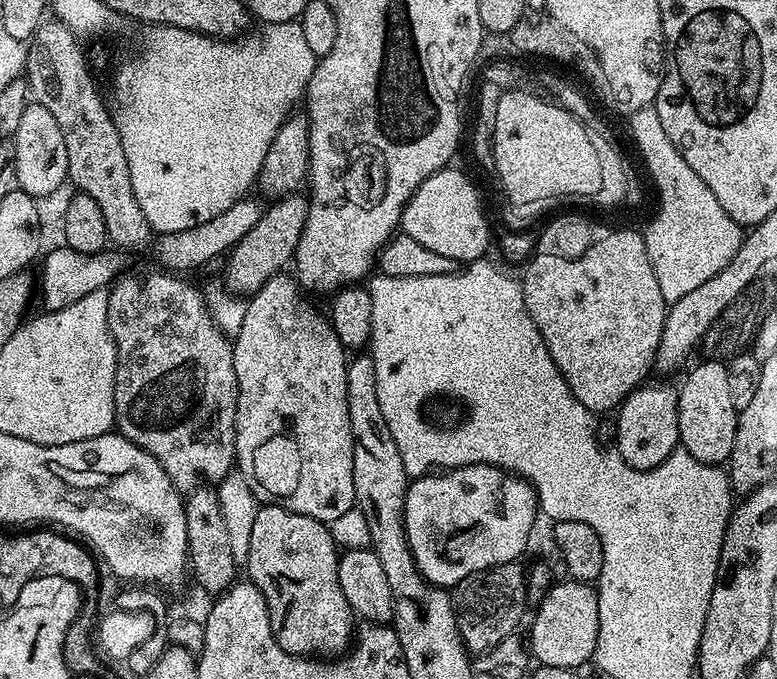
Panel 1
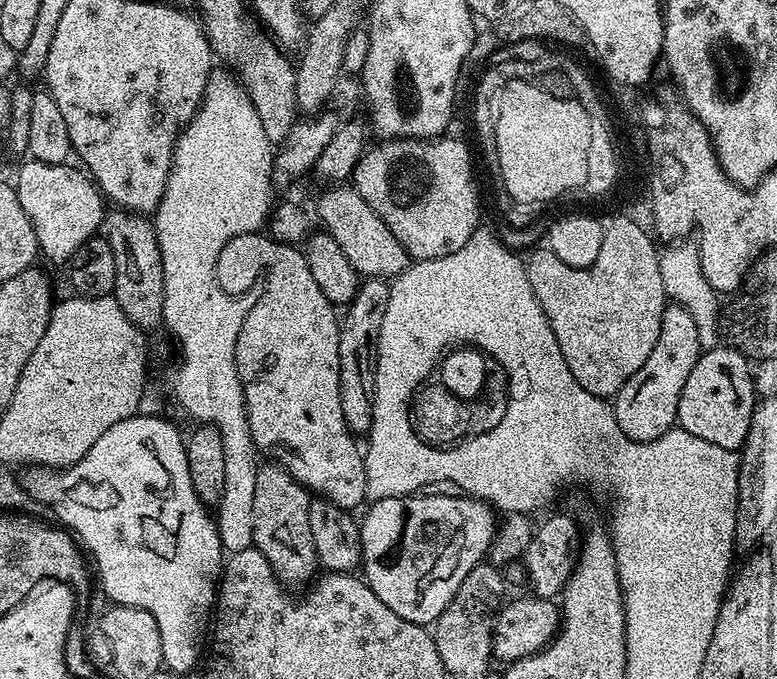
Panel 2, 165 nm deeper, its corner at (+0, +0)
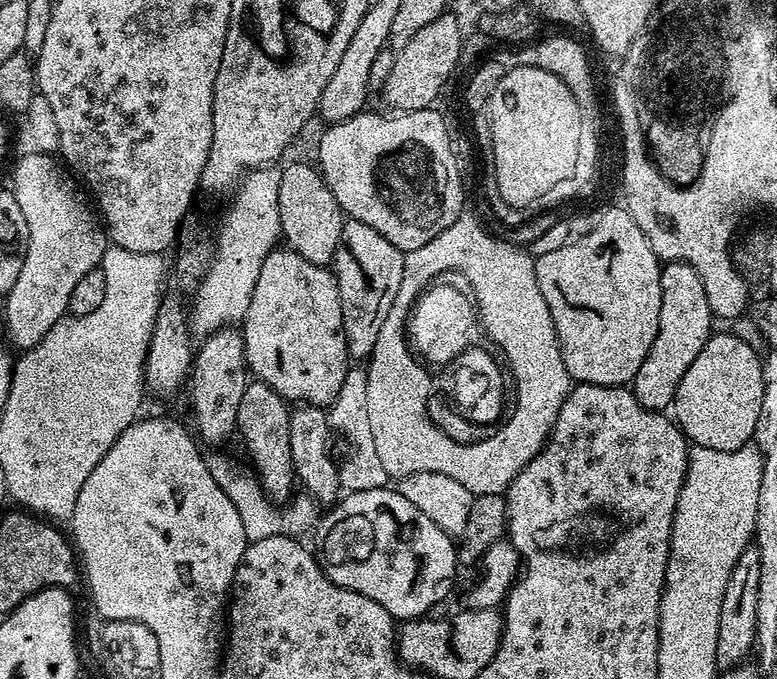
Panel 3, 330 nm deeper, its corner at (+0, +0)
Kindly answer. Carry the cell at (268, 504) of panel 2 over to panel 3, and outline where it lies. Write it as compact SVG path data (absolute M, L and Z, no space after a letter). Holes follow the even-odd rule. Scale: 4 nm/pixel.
M253 379L242 390L242 402L238 402L236 432L248 447L251 467L260 482L260 489L273 502L288 502L292 487L297 487L298 477L290 458L290 404L266 382Z

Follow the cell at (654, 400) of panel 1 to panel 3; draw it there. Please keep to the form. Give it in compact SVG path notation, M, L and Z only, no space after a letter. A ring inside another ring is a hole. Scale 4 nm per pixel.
M680 260L665 263L660 269L660 281L662 310L658 314L658 334L654 334L654 346L650 346L646 362L638 366L638 374L630 385L638 402L651 412L673 407L682 374L690 370L690 362L702 354L702 346L706 346L708 337L714 332L714 317L706 302L706 290L702 290L702 278L698 278L690 265Z

